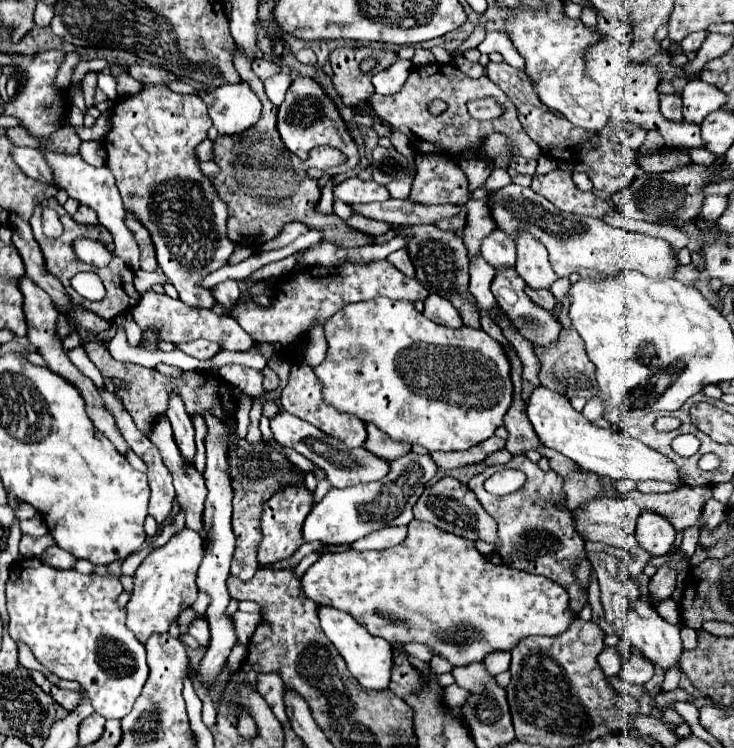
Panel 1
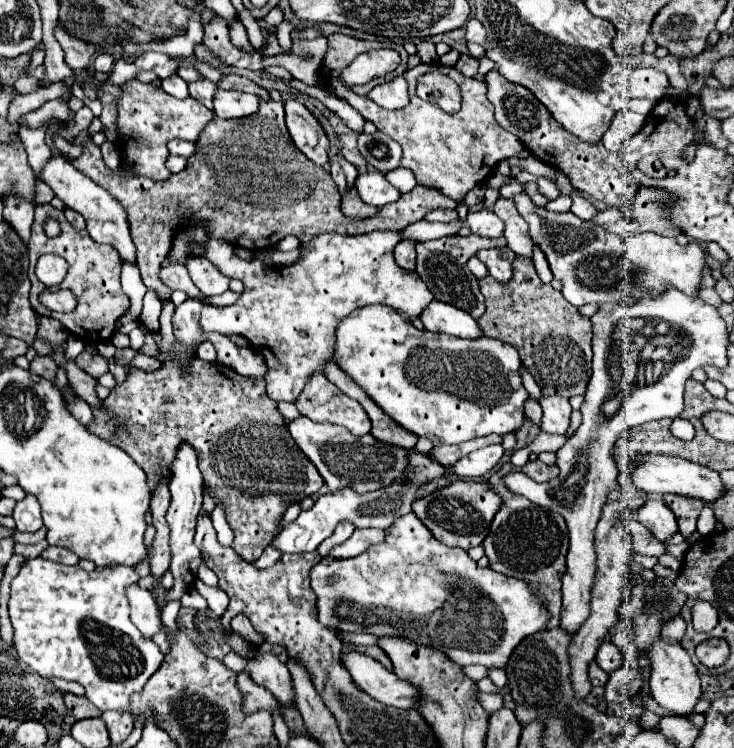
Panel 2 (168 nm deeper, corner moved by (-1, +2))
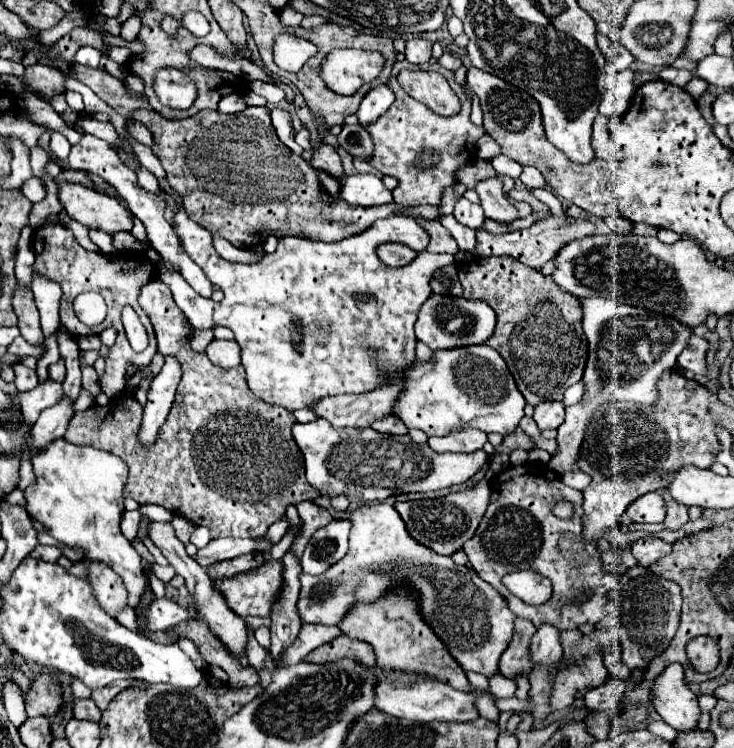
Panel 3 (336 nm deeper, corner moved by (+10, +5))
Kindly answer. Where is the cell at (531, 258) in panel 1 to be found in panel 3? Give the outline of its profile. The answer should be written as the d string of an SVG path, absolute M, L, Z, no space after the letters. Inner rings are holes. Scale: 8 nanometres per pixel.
M489 178L477 184L475 192L481 198L481 206L485 210L485 216L493 222L499 222L503 226L509 226L513 220L519 218L519 212L513 204L509 204L501 190L499 178Z

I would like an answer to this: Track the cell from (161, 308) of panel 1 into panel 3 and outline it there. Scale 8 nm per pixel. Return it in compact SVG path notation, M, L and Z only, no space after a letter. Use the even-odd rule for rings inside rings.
M57 184L57 196L67 214L81 222L87 230L103 230L105 234L115 234L121 230L131 230L133 216L115 198L101 194L83 184Z

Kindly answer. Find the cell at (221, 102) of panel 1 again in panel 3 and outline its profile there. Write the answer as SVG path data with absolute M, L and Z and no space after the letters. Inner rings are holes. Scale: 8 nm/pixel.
M229 94L229 96L223 96L219 100L219 112L223 114L235 114L235 112L241 112L245 110L247 104L245 104L245 98L241 94Z

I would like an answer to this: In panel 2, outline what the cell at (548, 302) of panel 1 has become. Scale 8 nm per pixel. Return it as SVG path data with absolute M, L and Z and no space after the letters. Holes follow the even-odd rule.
M516 257L514 275L508 283L496 283L490 275L480 279L486 297L486 313L480 317L484 335L512 345L520 353L522 365L532 373L542 395L584 395L592 375L592 323L578 307L570 305L560 291L540 281L530 259Z

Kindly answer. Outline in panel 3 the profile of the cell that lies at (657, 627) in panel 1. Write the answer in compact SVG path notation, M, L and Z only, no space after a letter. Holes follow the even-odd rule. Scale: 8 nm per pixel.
M681 664L667 666L653 680L651 694L651 704L669 726L679 732L687 732L689 728L697 726L701 710L697 704L697 696L689 690L689 684L685 682L685 672Z

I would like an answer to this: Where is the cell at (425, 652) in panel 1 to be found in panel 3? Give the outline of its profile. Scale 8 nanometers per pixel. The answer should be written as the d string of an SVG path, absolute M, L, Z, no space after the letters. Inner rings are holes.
M303 624L303 626L301 626L301 632L299 632L299 636L297 636L297 640L289 646L289 650L285 650L285 660L289 660L289 664L303 662L303 658L305 658L311 650L315 650L315 648L319 648L319 646L323 646L323 644L335 640L335 638L341 636L341 634L343 634L343 632L341 632L337 626Z

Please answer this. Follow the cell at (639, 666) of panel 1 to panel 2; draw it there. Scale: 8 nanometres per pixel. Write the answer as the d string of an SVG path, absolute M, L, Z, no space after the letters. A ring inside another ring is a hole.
M620 667L616 669L606 687L604 687L604 699L606 703L624 703L630 701L632 697L636 697L642 689L642 675L636 669L628 669L628 667Z

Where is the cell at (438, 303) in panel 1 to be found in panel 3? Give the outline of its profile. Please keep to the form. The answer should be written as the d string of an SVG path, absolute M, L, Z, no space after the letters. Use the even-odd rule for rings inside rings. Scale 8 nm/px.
M431 294L429 300L425 300L425 304L419 310L419 318L415 322L417 340L425 342L431 350L483 344L493 334L493 328L495 328L495 312L489 308L489 304L481 300L437 296L437 294Z

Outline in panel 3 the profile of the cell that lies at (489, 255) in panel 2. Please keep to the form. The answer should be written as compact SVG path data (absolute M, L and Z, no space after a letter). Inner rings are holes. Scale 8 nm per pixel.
M441 216L439 220L453 234L461 252L473 252L475 250L475 230L465 228L463 224L457 224L457 220L453 220L453 216Z

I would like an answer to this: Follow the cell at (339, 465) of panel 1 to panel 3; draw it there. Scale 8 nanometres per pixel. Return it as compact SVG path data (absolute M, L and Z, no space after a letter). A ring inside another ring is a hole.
M319 418L307 424L293 424L293 438L303 452L305 458L305 470L307 470L307 482L321 492L323 498L335 498L339 494L347 496L353 504L365 504L373 500L385 500L393 494L401 492L431 492L449 488L451 484L461 484L469 480L487 460L487 454L483 450L477 450L473 454L437 454L427 444L417 444L409 436L389 436L379 434L373 428L333 428L327 420Z

